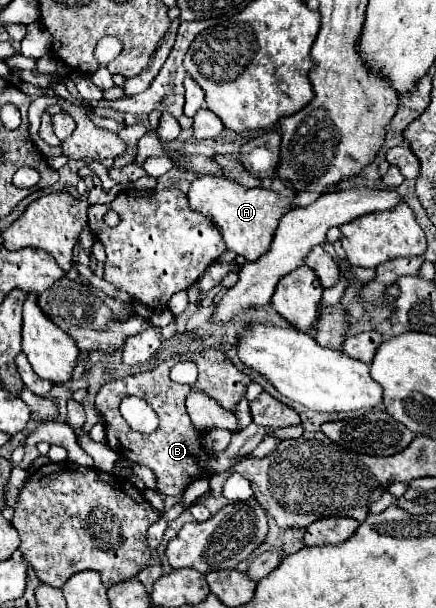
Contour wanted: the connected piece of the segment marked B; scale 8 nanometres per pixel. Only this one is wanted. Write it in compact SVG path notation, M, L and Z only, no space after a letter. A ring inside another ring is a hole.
M170 357L166 361L162 361L156 369L146 371L146 373L138 373L138 375L128 375L120 381L112 381L106 383L98 395L96 395L96 409L102 417L102 423L106 427L106 443L112 451L118 453L118 457L124 457L130 463L138 463L138 465L146 465L148 469L152 469L152 473L156 475L156 483L158 483L158 491L162 495L180 495L184 493L184 489L210 473L210 453L204 449L204 437L206 431L204 429L196 429L188 417L186 411L186 395L190 393L190 385L180 385L174 383L170 379L170 369L172 365L178 361L180 357ZM124 397L140 397L144 399L158 415L160 425L154 433L146 435L140 431L134 431L124 417L120 415L120 401Z

